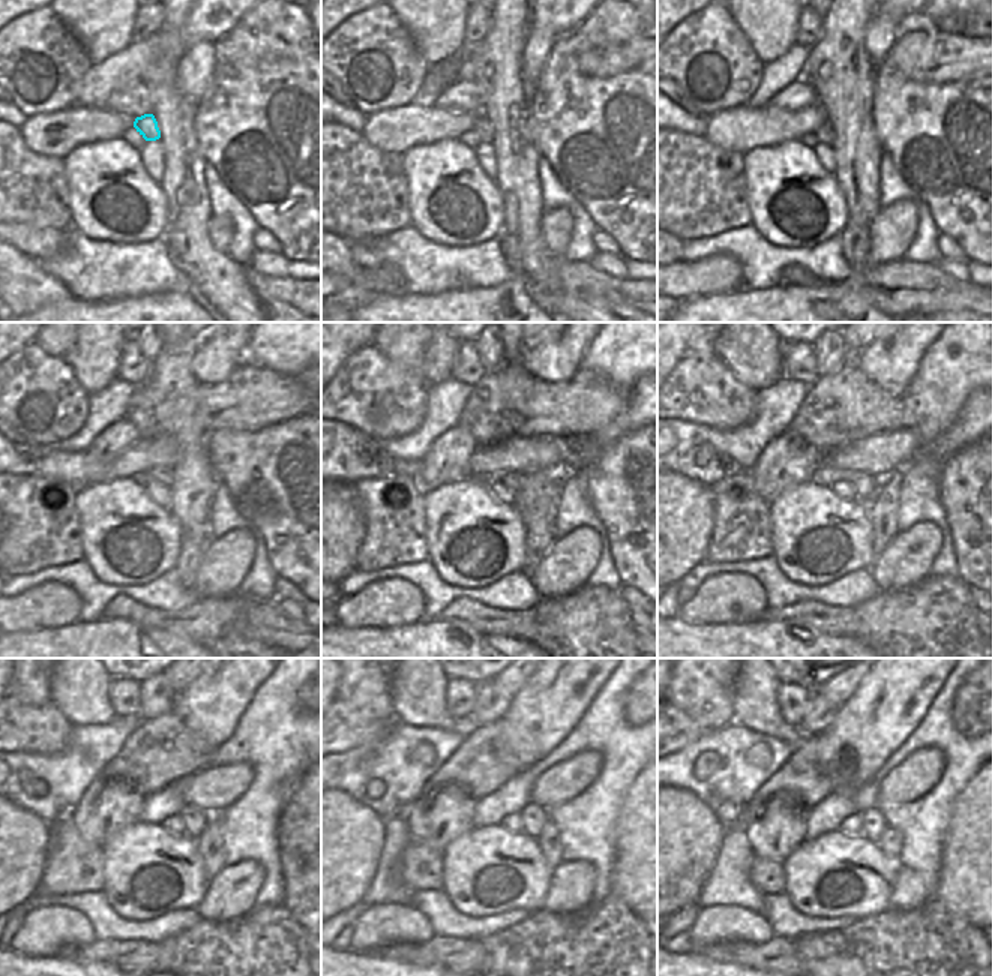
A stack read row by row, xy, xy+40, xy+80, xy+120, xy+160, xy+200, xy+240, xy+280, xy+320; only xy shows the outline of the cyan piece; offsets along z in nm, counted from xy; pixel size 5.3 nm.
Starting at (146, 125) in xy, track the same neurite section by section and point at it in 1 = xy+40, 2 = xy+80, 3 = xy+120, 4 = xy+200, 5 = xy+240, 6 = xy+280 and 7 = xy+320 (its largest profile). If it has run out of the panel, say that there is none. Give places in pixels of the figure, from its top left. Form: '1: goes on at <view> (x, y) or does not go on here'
1: goes on at xy+40 (483, 128)
2: goes on at xy+80 (824, 134)
3: goes on at xy+120 (159, 474)
4: goes on at xy+200 (865, 485)
5: goes on at xy+240 (195, 820)
6: goes on at xy+280 (533, 816)
7: goes on at xy+320 (874, 825)

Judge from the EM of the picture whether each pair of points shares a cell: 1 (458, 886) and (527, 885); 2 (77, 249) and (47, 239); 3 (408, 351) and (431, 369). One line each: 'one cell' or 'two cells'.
1: one cell
2: two cells
3: two cells

